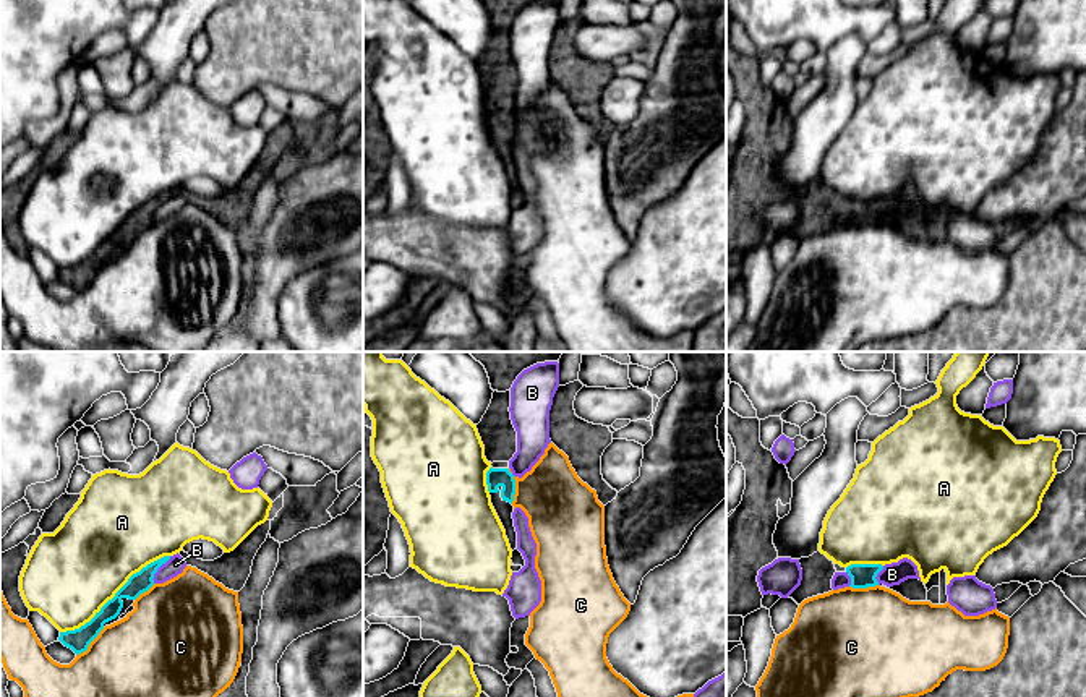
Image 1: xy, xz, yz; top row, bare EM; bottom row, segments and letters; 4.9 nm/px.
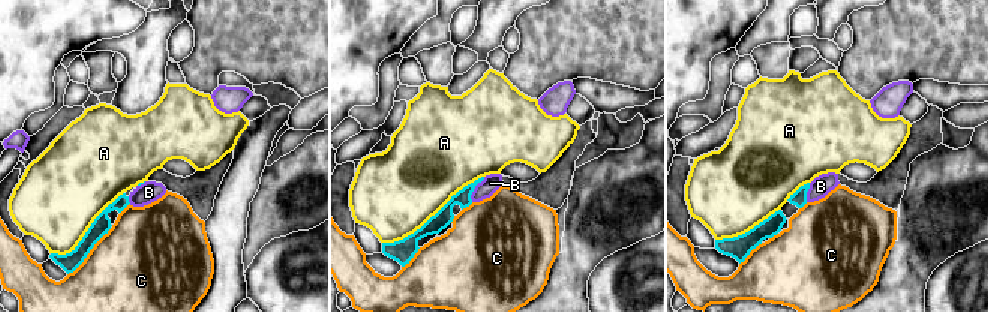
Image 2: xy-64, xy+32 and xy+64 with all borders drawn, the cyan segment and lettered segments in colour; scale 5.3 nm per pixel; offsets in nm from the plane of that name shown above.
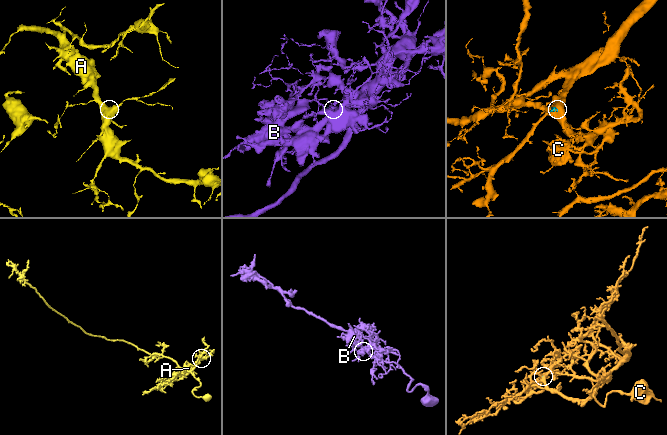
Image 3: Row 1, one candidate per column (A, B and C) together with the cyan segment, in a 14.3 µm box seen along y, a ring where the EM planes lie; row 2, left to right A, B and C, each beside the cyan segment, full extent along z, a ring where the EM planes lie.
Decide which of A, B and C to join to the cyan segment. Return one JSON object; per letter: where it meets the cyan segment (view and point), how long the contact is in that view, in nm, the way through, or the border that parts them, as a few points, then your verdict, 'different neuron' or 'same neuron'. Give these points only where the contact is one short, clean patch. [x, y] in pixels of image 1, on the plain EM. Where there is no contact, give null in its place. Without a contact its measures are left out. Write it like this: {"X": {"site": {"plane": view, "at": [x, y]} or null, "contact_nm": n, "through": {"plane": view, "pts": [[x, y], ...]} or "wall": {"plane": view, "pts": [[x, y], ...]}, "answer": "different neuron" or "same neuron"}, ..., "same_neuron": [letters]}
{"A": {"site": {"plane": "xy", "at": [115, 230]}, "contact_nm": 650, "answer": "different neuron"}, "B": {"site": {"plane": "xy", "at": [158, 205]}, "contact_nm": 160, "wall": {"plane": "xy", "pts": [[171, 193], [158, 206], [153, 219]]}, "answer": "different neuron"}, "C": {"site": {"plane": "xy", "at": [89, 279]}, "contact_nm": 200, "answer": "different neuron"}, "same_neuron": []}

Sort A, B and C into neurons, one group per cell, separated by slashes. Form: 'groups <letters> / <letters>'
groups A / B / C

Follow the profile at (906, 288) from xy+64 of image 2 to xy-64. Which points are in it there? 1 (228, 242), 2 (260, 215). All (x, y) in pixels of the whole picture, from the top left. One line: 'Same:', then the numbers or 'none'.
Same: 2

